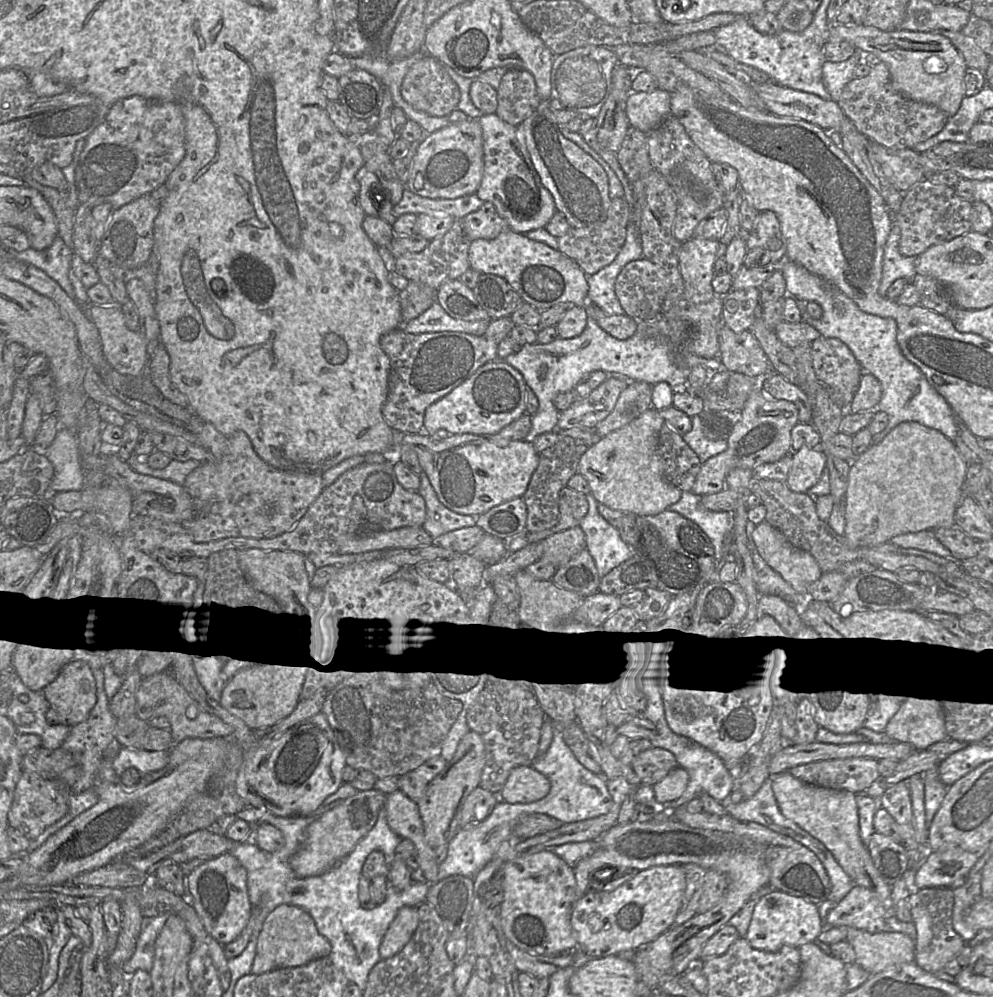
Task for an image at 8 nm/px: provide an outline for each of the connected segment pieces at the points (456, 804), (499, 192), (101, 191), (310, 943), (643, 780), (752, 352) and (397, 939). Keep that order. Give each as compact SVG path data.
M470 730L460 740L454 757L427 785L417 806L423 822L425 839L432 848L448 845L456 835L460 828L462 807L469 794L480 785L485 761L484 741L477 732Z
M496 113L485 114L478 120L483 134L484 172L481 184L476 192L477 196L483 202L493 203L507 227L516 233L525 234L532 230L545 228L557 208L552 194L541 182L525 143L520 141L517 136L517 126L503 121Z
M138 95L120 99L109 107L105 119L86 138L75 170L78 202L90 208L110 203L113 210L118 209L163 184L184 156L185 123L178 104Z
M279 905L263 923L250 973L258 975L276 968L301 966L328 957L331 949L330 942L318 932L314 919L306 910L293 905Z
M652 747L641 751L631 763L640 780L640 784L653 786L662 780L672 769L678 766L676 757L660 747Z
M727 326L719 331L721 362L729 372L765 378L773 373L771 363L750 330L734 332Z
M403 906L397 912L379 947L383 959L393 957L409 942L419 923L417 907Z

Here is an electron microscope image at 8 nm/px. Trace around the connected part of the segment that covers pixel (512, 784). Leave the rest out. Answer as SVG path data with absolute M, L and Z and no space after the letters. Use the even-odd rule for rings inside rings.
M518 766L510 772L499 797L510 804L531 803L547 796L550 788L550 780L533 766Z

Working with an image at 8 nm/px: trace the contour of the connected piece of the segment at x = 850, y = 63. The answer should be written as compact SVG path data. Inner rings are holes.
M856 51L846 61L839 63L824 62L822 66L822 81L834 102L838 102L845 85L855 78L855 69L863 61L863 54Z

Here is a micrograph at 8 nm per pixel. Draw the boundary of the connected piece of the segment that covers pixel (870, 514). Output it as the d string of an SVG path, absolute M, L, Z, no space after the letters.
M906 421L893 428L884 439L871 445L851 462L845 494L845 529L843 537L849 546L872 547L891 538L924 530L953 527L955 511L964 496L967 464L953 441L934 429Z

